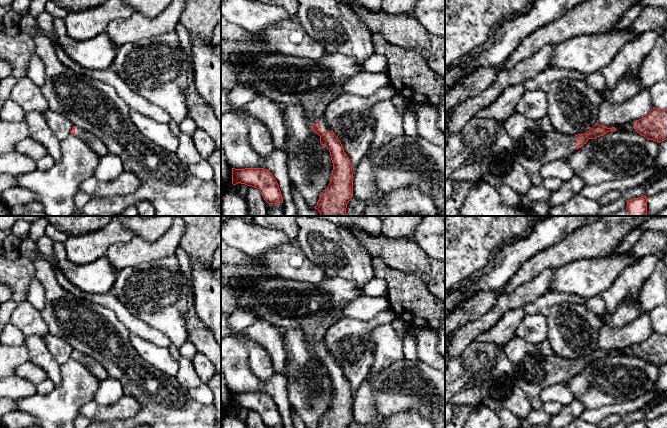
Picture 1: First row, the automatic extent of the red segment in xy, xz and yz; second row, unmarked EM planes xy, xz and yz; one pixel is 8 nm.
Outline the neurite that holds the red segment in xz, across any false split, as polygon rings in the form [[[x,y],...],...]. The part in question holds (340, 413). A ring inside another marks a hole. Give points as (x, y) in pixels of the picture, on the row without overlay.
[[[279,277],[264,278],[253,284],[239,286],[236,298],[237,309],[254,312],[261,320],[272,323],[283,330],[300,328],[312,354],[320,360],[321,369],[325,369],[330,376],[333,387],[331,404],[327,412],[320,418],[317,428],[348,428],[353,420],[353,396],[349,381],[344,376],[341,366],[325,345],[327,330],[341,318],[344,318],[344,308],[354,299],[363,296],[364,293],[355,283],[343,278],[327,278],[317,284],[280,279]]]

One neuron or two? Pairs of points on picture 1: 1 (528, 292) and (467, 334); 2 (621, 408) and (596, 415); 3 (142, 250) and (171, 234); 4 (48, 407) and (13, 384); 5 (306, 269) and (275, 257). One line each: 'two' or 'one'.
1: one
2: one
3: one
4: two
5: one

